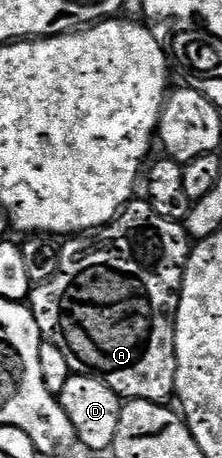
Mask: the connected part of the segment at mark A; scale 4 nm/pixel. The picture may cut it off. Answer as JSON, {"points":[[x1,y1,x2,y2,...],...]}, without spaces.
{"points":[[134,198,119,214,112,219,106,227,98,227,97,230,83,235,75,235,66,238,60,244,61,264,54,276,45,283,38,283,32,288,27,300,28,306,33,312,35,321,41,330,44,342,56,345,63,349,63,357,67,357,67,365,74,375,90,375,101,379,123,401,142,399,152,403,165,403,174,398,177,390,177,354,175,353,175,321,179,309,179,297,183,285,183,273,189,260,191,240,185,231,184,222,176,223,167,217,159,217,155,209,144,198]]}

